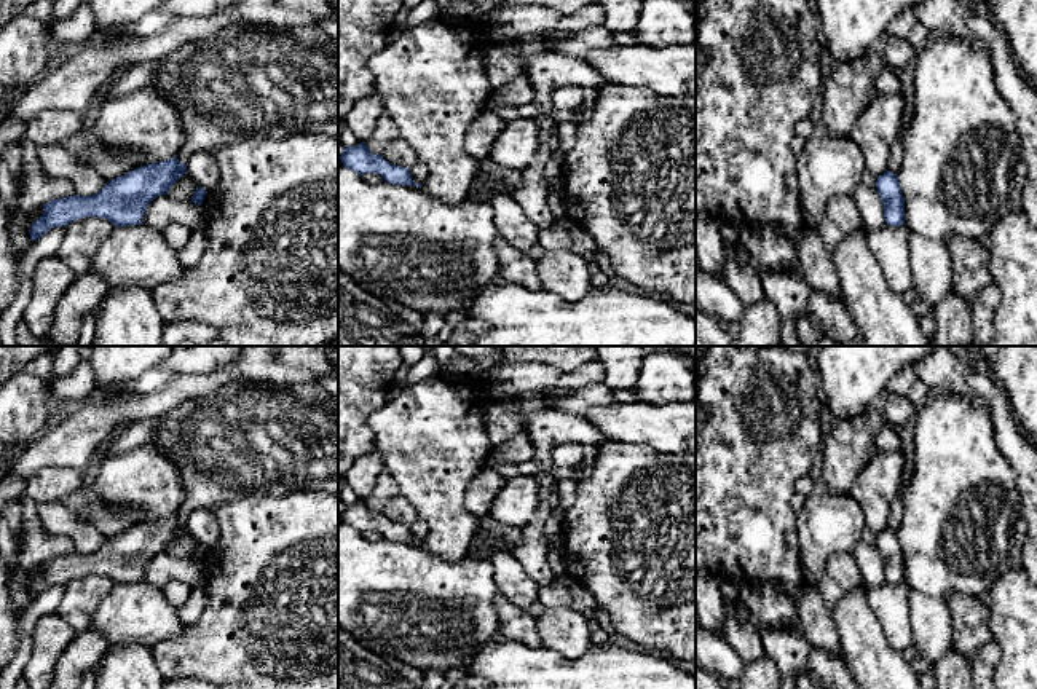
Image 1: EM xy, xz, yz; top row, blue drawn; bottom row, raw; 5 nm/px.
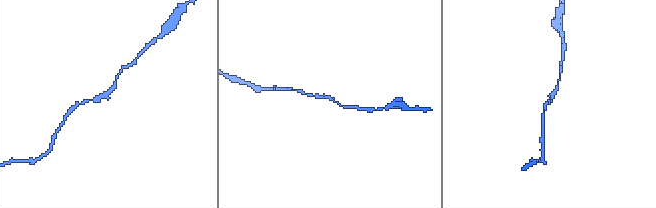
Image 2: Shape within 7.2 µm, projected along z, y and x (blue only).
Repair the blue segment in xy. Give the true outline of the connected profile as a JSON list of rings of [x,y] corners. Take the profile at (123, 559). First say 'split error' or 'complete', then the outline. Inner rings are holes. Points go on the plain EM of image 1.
complete; [[[177,514],[140,523],[110,537],[93,553],[65,553],[43,561],[43,573],[32,581],[30,596],[37,598],[51,585],[67,584],[85,574],[102,574],[115,584],[140,582],[147,563],[187,530],[187,522]]]

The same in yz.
complete; [[[885,528],[877,534],[876,545],[884,561],[885,581],[890,584],[905,582],[905,555],[901,552],[898,533]]]

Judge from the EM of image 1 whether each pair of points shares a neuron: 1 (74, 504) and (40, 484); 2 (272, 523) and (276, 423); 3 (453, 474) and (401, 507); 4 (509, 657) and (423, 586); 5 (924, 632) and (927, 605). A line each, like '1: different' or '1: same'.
1: different
2: different
3: different
4: different
5: same

